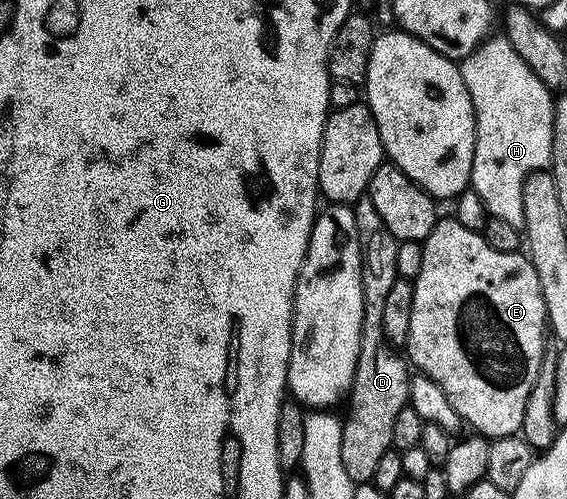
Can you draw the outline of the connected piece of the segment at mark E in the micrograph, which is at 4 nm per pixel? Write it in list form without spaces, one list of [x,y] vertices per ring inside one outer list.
[[[453,216],[442,217],[438,220],[435,228],[431,228],[431,236],[425,238],[421,247],[423,248],[423,268],[419,268],[419,276],[412,279],[414,299],[411,305],[411,324],[403,347],[408,361],[414,367],[417,365],[416,369],[420,373],[435,380],[435,384],[439,384],[439,388],[443,388],[443,396],[447,396],[447,400],[451,400],[451,408],[455,408],[455,412],[466,427],[469,426],[476,433],[484,434],[490,440],[502,438],[508,434],[517,434],[523,424],[523,408],[527,408],[527,396],[531,396],[531,388],[535,385],[535,376],[539,376],[539,364],[543,364],[543,352],[547,341],[543,292],[539,288],[539,276],[535,272],[532,262],[521,252],[516,254],[495,252],[495,248],[491,248],[491,244],[487,244],[484,233],[463,228],[463,224],[459,224],[456,217]]]

